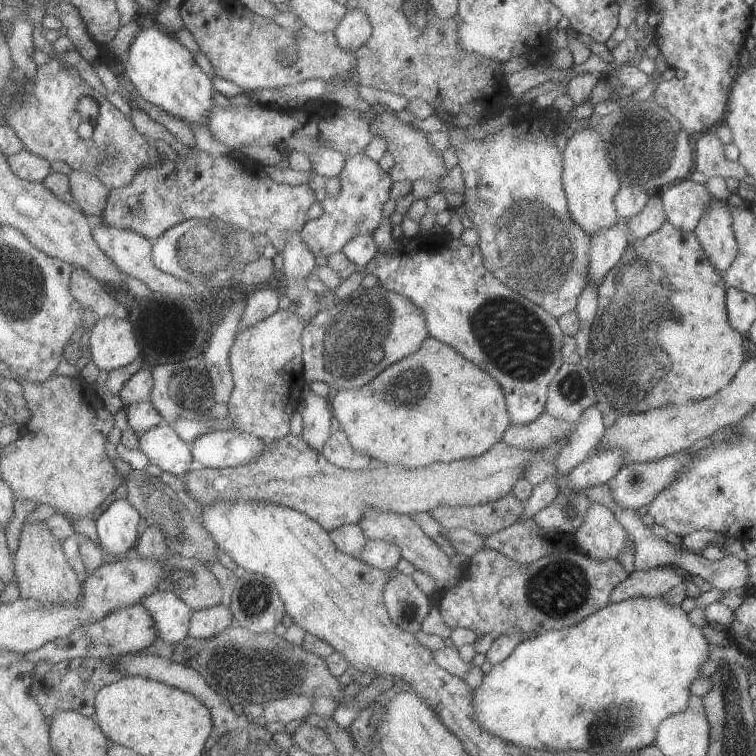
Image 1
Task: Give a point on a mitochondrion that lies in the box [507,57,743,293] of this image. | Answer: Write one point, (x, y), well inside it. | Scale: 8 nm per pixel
(644, 143)

